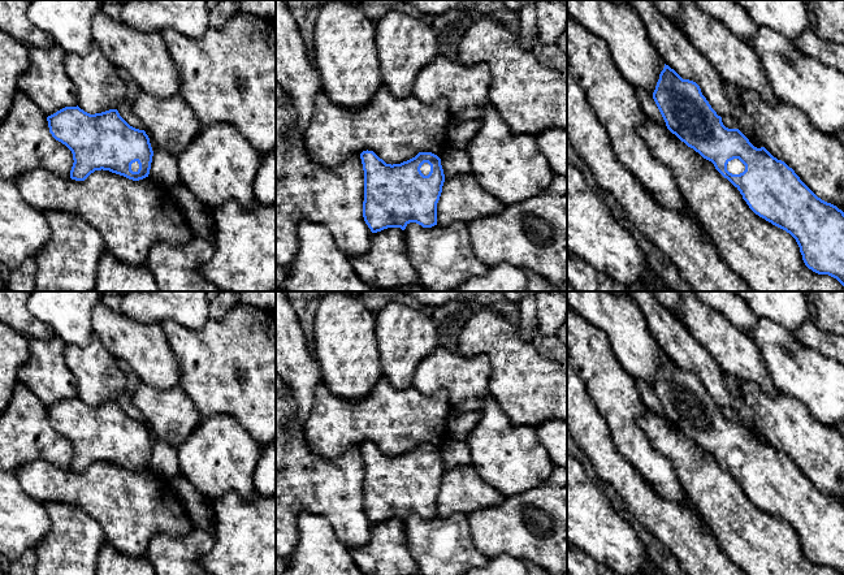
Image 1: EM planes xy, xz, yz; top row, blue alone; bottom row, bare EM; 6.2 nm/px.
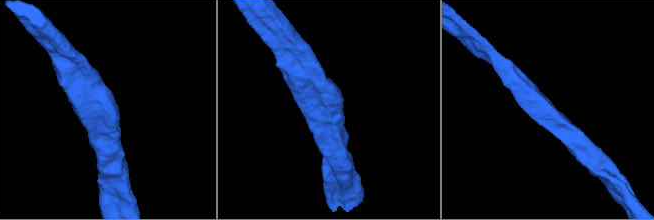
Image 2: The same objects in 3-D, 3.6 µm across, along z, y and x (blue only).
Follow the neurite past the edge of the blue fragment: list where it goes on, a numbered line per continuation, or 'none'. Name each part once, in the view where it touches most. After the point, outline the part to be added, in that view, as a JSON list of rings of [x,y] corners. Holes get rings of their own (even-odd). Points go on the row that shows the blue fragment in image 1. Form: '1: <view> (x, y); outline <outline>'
1: yz (735, 167); outline [[[733,159],[728,161],[727,170],[732,174],[740,174],[745,170],[745,165],[739,159]]]

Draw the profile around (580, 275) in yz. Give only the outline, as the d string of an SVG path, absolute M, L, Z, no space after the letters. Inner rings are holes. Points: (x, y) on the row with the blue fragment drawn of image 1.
M567 251L567 282L576 291L675 291L665 282L624 286Z

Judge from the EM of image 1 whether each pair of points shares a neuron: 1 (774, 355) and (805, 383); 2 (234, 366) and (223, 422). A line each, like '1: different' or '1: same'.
1: same
2: different

